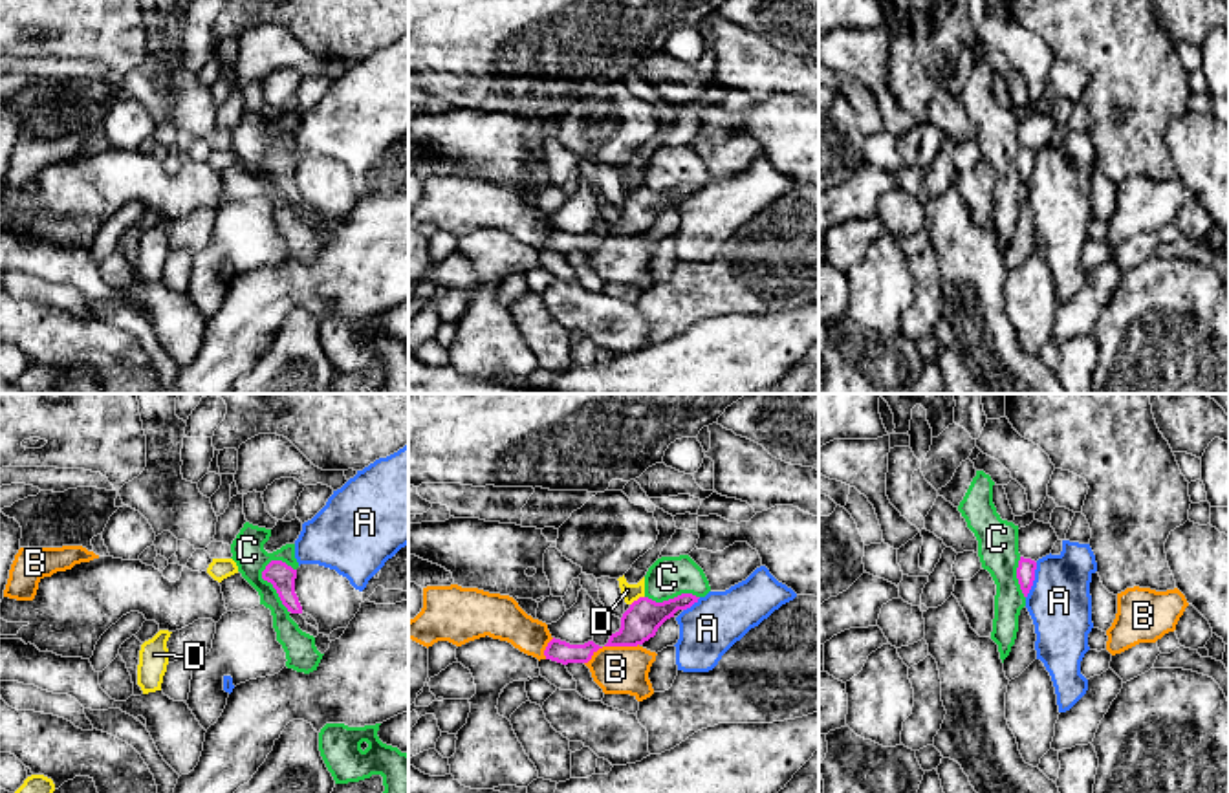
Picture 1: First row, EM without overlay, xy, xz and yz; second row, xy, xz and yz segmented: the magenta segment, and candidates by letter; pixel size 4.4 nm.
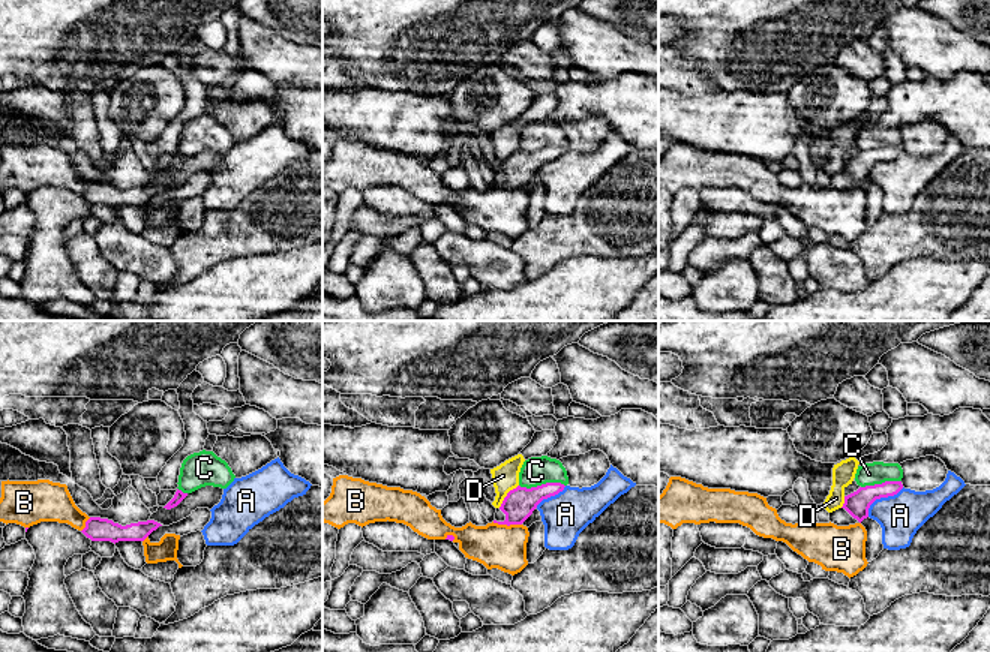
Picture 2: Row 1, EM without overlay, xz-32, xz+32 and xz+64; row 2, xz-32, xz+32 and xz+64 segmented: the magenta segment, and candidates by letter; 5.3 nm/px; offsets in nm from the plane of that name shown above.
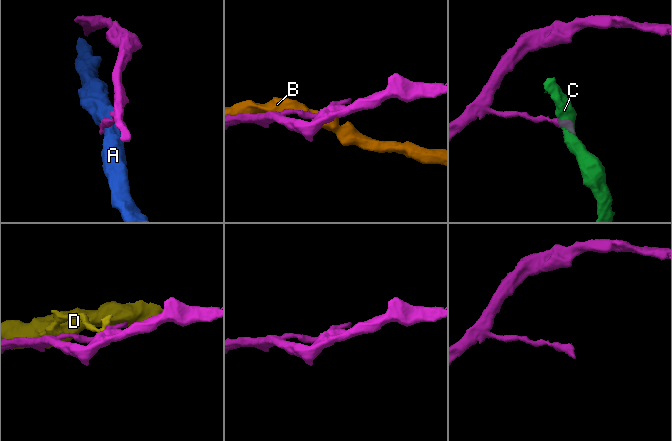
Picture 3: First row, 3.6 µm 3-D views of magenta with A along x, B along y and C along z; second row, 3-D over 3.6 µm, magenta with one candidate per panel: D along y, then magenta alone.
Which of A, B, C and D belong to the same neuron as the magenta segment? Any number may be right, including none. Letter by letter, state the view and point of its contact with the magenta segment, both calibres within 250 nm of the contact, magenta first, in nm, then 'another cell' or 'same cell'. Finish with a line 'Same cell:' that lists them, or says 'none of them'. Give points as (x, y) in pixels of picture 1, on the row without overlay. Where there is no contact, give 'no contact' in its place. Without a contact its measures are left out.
A: meets magenta in yz at (1033, 169); 80 nm thick on the magenta side, 280 nm on the other; another cell
B: meets magenta in xz at (610, 235); 160 nm thick on the magenta side, 200 nm on the other; another cell
C: meets magenta in xy at (271, 173); 110 nm thick on the magenta side, 140 nm on the other; another cell
D: meets magenta in xz at (638, 189); 160 nm thick on the magenta side, 80 nm on the other; another cell
Same cell: none of them

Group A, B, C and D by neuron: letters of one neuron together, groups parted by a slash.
A / B / C / D

